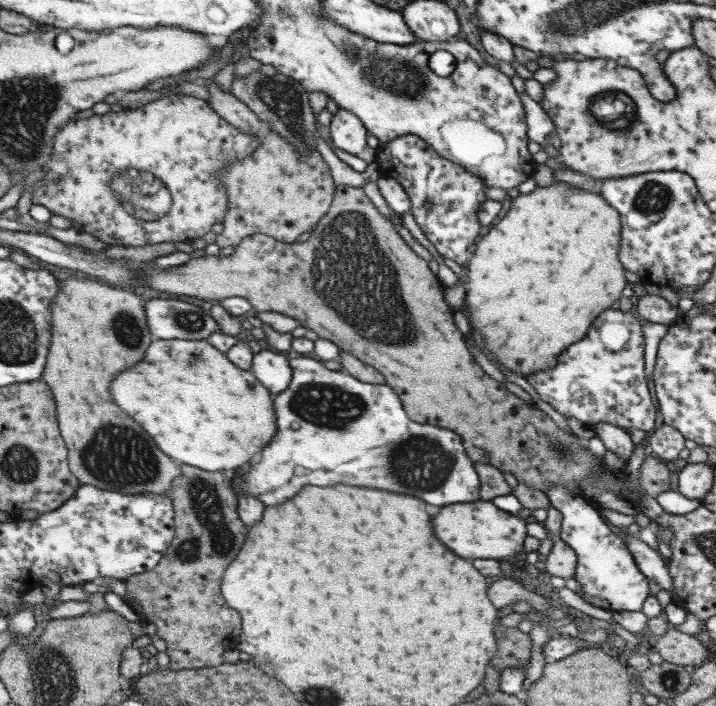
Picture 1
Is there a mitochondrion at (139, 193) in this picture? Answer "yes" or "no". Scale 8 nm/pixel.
yes

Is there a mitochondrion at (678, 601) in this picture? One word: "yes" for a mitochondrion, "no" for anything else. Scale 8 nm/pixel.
no

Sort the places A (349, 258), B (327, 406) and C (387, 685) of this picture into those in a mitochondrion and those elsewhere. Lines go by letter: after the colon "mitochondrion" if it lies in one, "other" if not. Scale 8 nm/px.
A: mitochondrion
B: mitochondrion
C: other

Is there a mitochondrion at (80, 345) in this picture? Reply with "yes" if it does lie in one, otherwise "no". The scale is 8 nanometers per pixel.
no

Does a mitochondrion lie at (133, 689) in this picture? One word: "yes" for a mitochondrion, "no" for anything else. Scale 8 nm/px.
no

